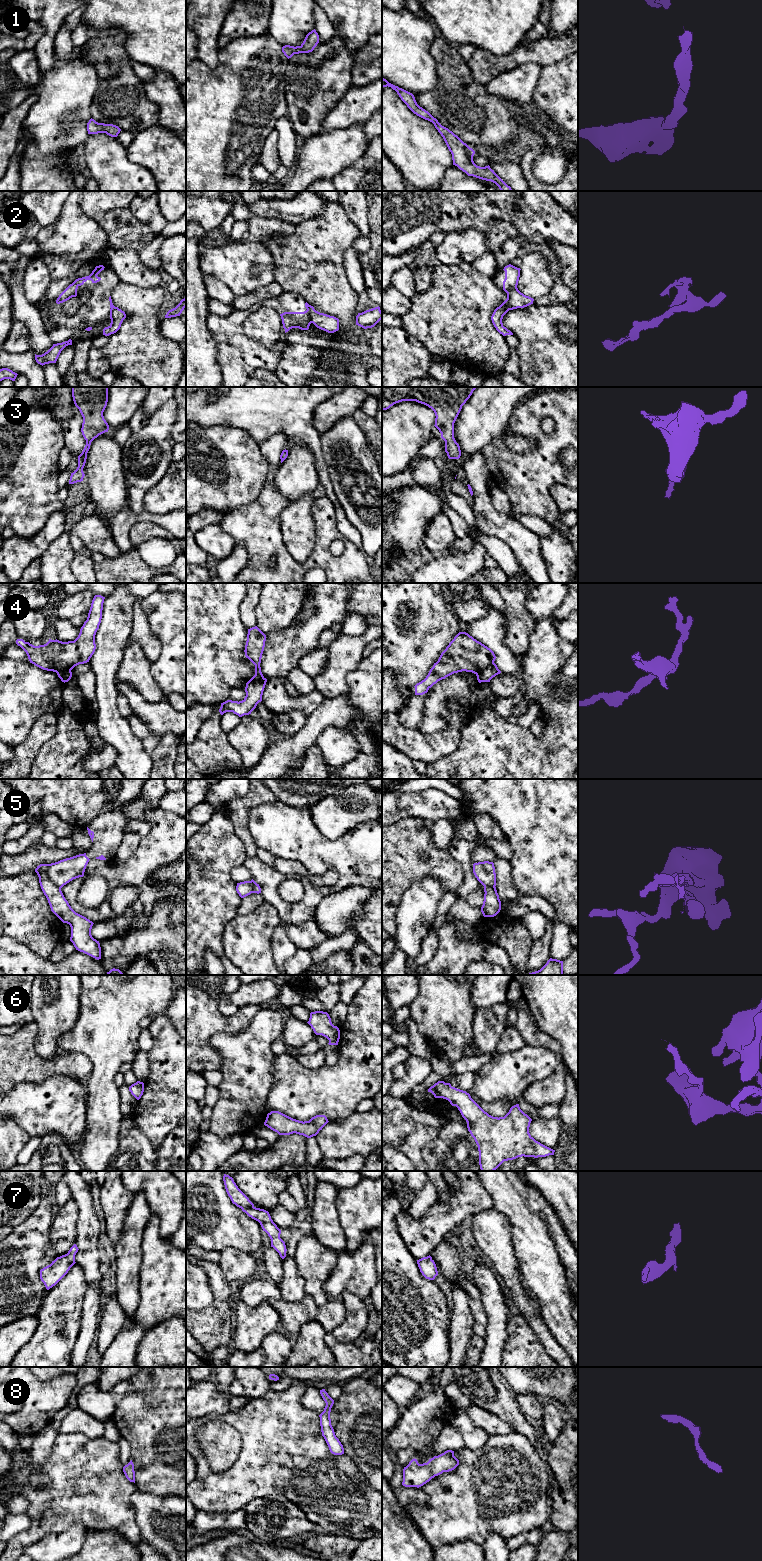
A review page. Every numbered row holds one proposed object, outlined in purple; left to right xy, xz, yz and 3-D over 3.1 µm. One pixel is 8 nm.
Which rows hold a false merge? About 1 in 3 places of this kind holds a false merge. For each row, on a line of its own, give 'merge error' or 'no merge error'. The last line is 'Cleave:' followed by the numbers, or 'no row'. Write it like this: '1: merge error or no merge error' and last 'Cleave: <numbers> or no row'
1: no merge error
2: merge error
3: no merge error
4: merge error
5: merge error
6: no merge error
7: no merge error
8: no merge error
Cleave: 2, 4, 5

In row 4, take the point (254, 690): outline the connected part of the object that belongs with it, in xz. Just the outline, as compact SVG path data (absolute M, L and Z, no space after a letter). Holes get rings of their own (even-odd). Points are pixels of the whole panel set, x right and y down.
M263 678L259 681L250 681L245 687L246 696L242 701L227 700L221 703L219 712L223 715L226 712L233 712L242 717L249 715L256 708L257 704L262 701L263 691L267 679Z

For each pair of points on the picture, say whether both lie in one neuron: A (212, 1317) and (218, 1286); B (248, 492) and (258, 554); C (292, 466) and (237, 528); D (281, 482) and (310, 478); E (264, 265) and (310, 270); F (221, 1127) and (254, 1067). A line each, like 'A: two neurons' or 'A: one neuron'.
A: one neuron
B: two neurons
C: two neurons
D: one neuron
E: two neurons
F: one neuron

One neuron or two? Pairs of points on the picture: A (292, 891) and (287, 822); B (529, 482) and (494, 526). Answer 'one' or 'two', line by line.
A: two
B: two

